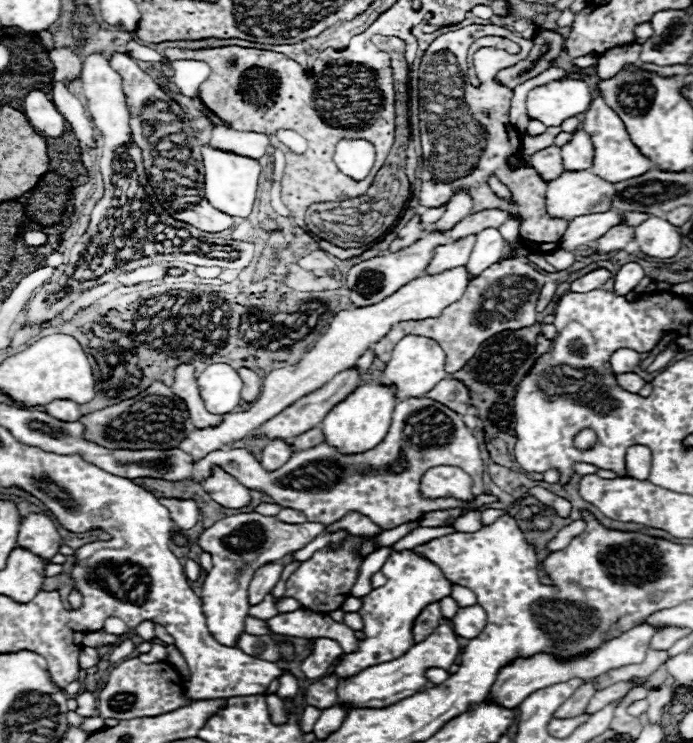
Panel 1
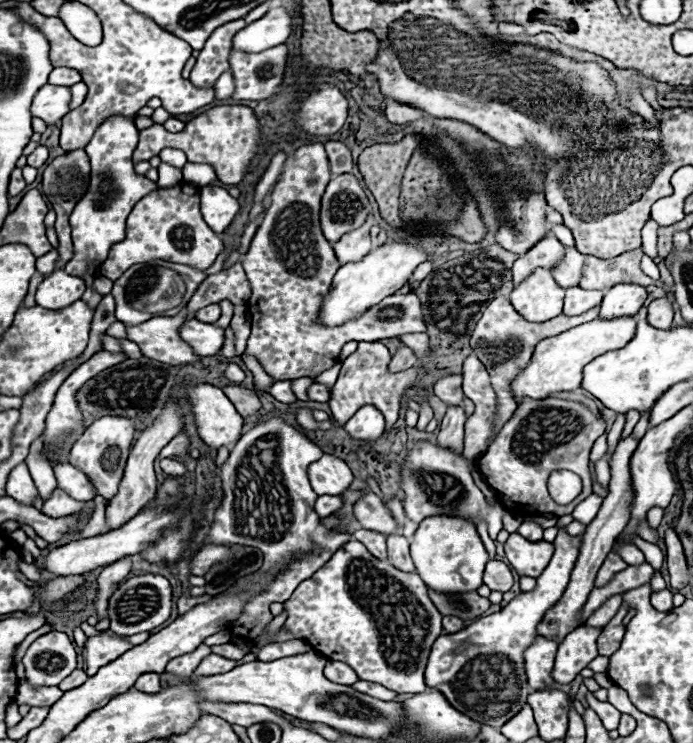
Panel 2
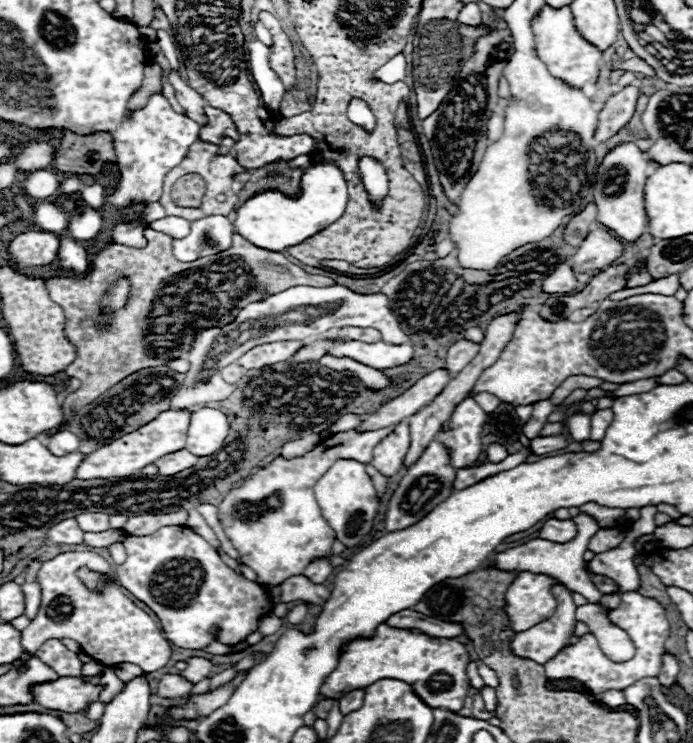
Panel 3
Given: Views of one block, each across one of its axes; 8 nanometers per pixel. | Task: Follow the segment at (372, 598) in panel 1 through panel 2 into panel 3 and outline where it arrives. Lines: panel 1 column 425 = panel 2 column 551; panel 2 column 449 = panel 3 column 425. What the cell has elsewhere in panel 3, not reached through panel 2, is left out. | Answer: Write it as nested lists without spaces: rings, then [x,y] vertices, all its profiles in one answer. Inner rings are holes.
[[[380,624],[374,636],[354,638],[342,648],[338,654],[338,666],[326,676],[320,694],[326,698],[340,698],[358,686],[368,686],[382,678],[394,678],[412,684],[414,692],[420,694],[428,706],[444,706],[446,710],[458,712],[464,706],[464,698],[468,696],[470,688],[470,680],[466,676],[468,662],[470,656],[466,646],[454,638],[434,638]]]

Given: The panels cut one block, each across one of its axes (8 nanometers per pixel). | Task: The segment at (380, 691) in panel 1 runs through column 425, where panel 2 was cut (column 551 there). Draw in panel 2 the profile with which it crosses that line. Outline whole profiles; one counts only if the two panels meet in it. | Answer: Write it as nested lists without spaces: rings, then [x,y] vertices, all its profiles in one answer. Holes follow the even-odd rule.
[[[542,636],[534,642],[534,646],[526,650],[524,654],[526,676],[528,676],[528,686],[532,690],[548,690],[554,684],[552,668],[554,668],[556,652],[558,652],[558,644]]]

